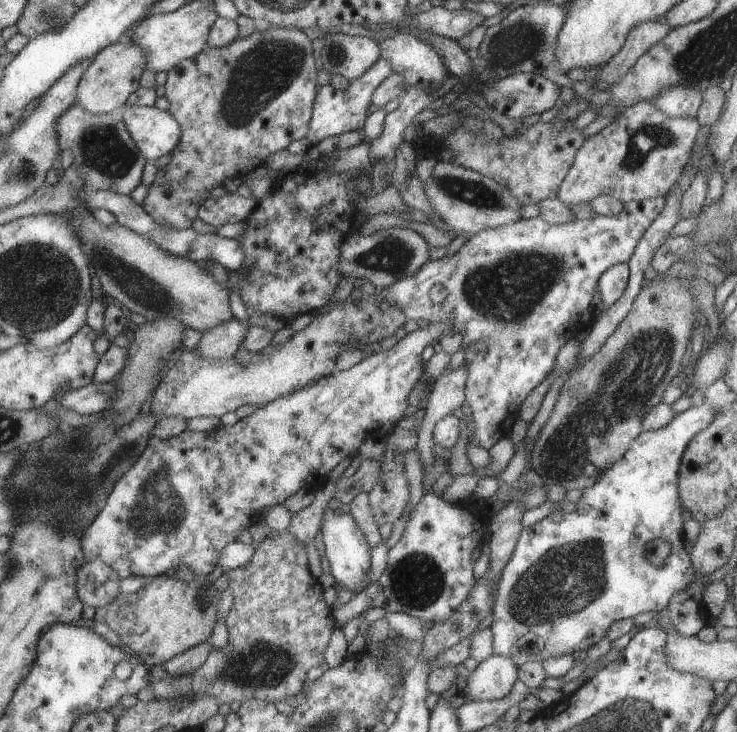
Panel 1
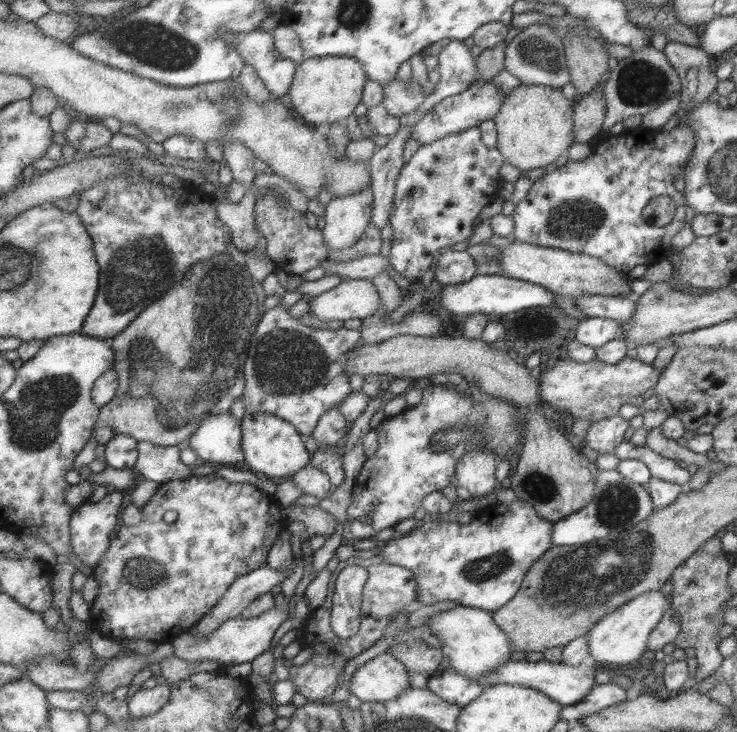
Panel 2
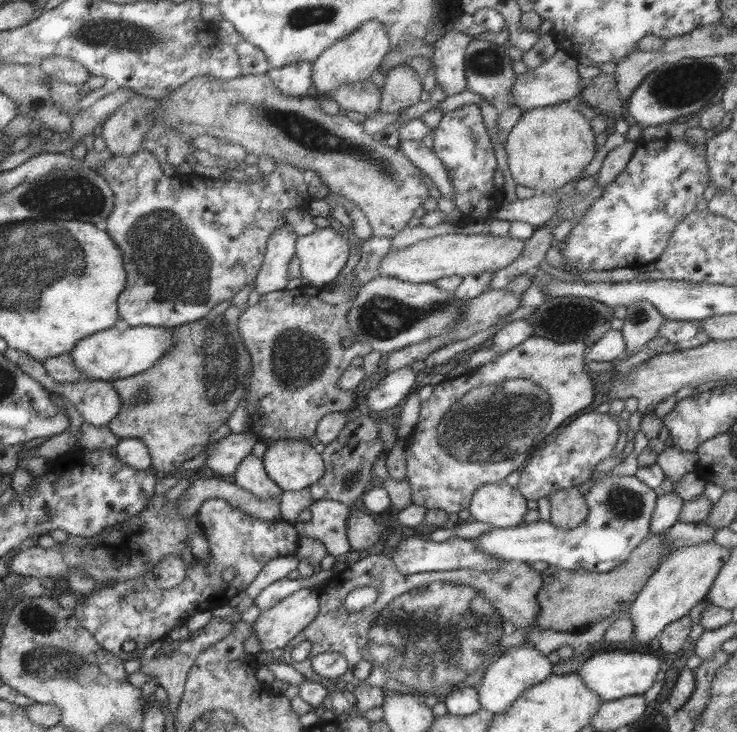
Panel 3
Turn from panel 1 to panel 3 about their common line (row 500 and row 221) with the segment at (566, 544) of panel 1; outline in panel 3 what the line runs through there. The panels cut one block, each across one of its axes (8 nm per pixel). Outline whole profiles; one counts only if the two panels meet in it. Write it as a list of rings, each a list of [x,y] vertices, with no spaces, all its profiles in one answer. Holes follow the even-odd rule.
[[[699,125],[691,128],[687,127],[684,132],[684,137],[679,140],[672,139],[666,135],[660,139],[650,139],[649,141],[640,139],[629,162],[625,164],[625,168],[620,171],[611,182],[603,187],[602,193],[595,199],[595,202],[593,202],[590,207],[586,208],[586,211],[578,218],[578,222],[570,229],[565,245],[557,243],[558,247],[561,248],[561,255],[566,259],[567,264],[572,266],[572,268],[576,268],[578,271],[609,270],[623,267],[638,268],[646,264],[652,265],[656,258],[661,256],[661,253],[664,251],[667,241],[671,238],[671,233],[673,232],[675,225],[690,212],[693,212],[695,204],[702,199],[703,190],[705,190],[709,181],[709,169],[704,156],[706,154],[705,141],[705,129],[701,128]]]

